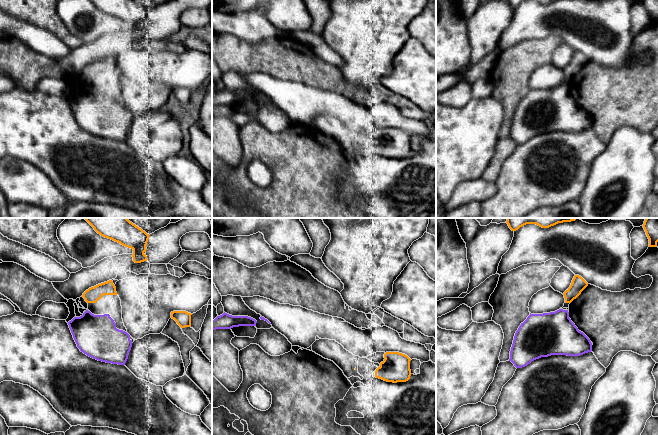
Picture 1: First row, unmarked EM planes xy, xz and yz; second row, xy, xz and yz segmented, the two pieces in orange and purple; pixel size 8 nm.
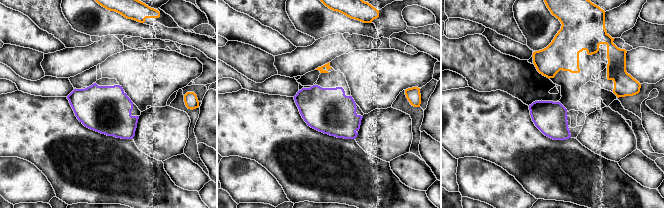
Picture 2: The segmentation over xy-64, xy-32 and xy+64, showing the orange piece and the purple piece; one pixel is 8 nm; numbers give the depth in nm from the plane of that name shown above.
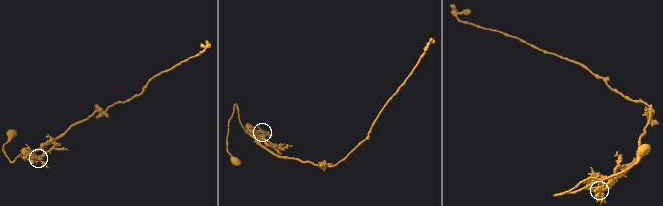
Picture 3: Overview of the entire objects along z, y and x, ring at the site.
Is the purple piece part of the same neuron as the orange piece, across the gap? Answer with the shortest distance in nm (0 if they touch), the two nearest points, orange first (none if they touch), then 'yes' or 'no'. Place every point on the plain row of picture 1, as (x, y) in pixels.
60 nm | xy (87, 78), (87, 86) | yes

